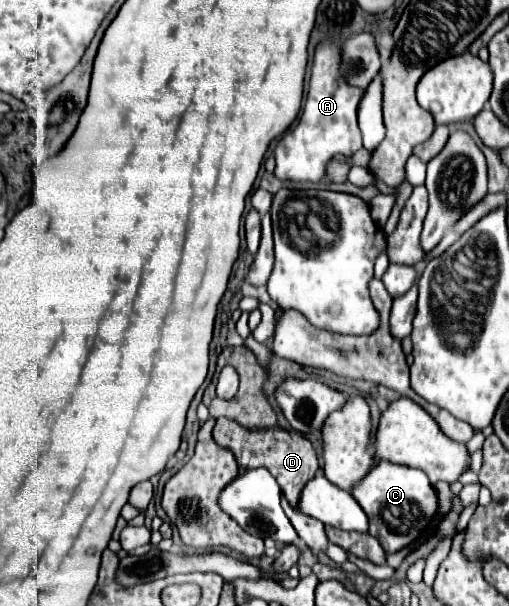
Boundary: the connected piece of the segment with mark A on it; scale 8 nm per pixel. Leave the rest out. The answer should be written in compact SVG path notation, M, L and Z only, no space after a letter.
M322 41L316 47L304 113L300 115L298 125L292 129L292 133L284 135L274 149L274 175L282 181L320 181L324 177L326 163L334 155L352 157L362 147L360 129L356 123L356 109L364 91L348 87L344 79L336 75L336 63L340 63L340 51L336 51L336 47L338 45L334 41Z

